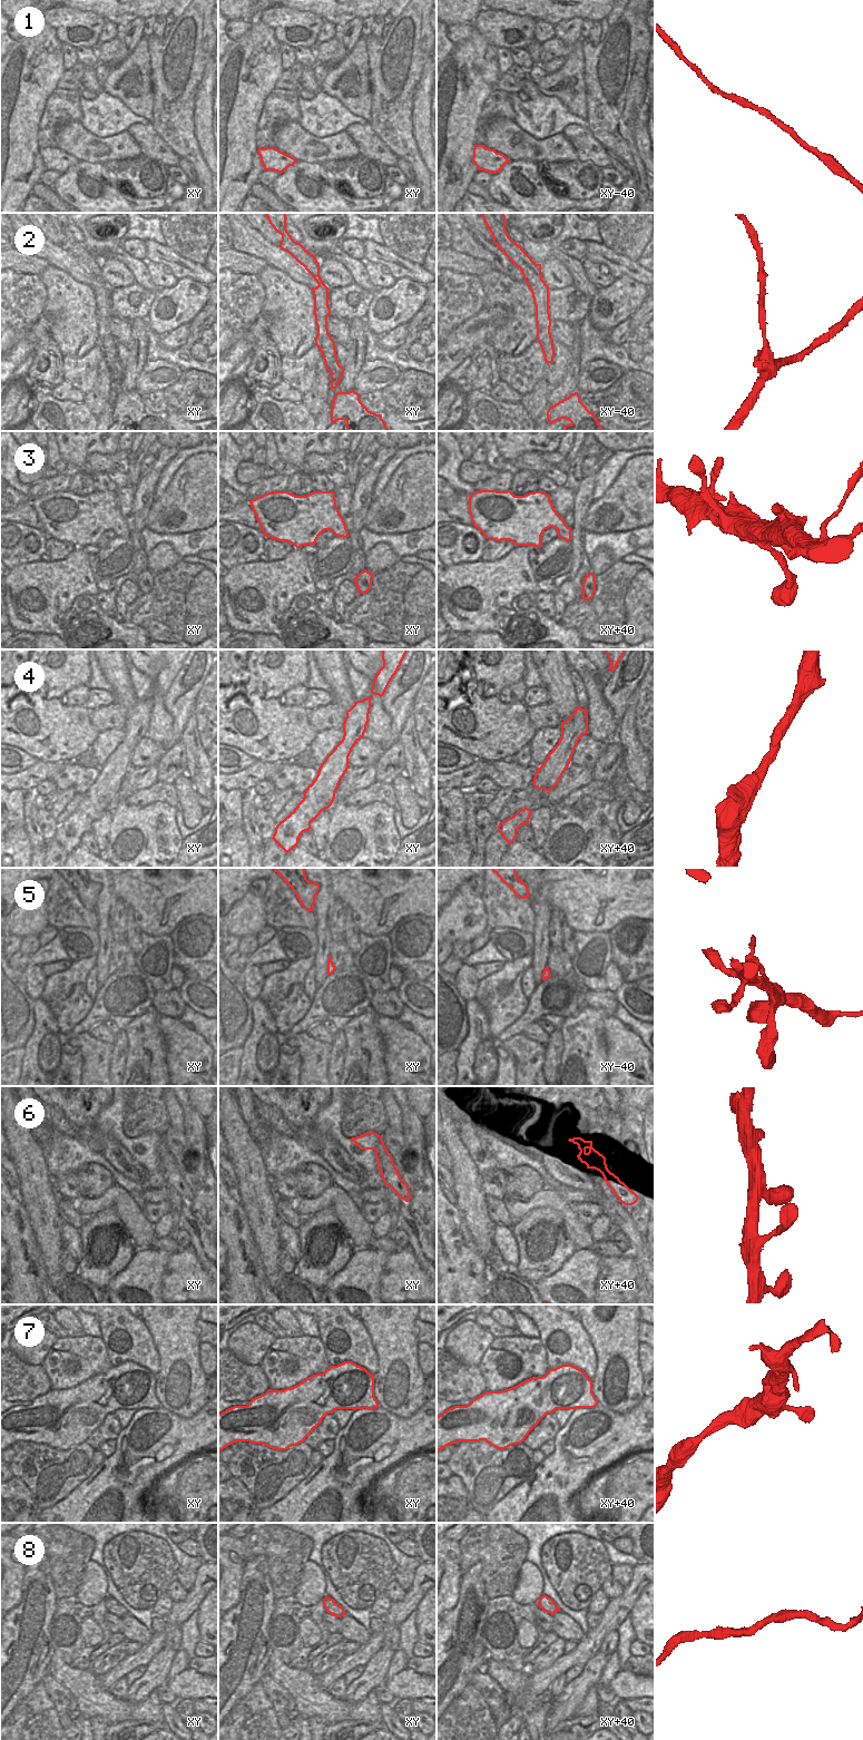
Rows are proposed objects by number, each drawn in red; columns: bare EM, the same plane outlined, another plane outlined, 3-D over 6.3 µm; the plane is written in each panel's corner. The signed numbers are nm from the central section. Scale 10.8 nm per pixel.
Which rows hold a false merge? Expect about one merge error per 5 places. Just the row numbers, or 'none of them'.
1

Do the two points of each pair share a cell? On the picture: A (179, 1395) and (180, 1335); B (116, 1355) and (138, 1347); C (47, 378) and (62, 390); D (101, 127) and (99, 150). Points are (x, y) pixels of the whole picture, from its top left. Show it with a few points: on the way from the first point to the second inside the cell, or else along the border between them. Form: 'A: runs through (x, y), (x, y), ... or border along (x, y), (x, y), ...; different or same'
A: runs through (179, 1380), (179, 1349); same
B: runs through (121, 1354), (125, 1354), (133, 1347); same
C: border along (64, 380), (52, 389); different
D: border along (79, 121), (100, 137), (126, 130); different

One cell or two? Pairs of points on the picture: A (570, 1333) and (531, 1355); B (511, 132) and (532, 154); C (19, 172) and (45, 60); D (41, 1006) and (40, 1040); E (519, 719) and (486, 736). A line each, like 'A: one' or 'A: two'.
A: two
B: one
C: one
D: one
E: one

